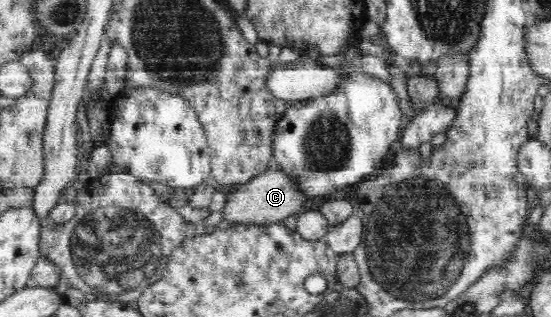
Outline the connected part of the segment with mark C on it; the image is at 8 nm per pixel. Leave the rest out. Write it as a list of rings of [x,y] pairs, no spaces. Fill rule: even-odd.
[[[267,170],[265,173],[256,176],[242,185],[239,192],[231,193],[229,200],[226,200],[224,209],[221,210],[224,218],[234,224],[275,224],[292,214],[300,214],[305,208],[307,197],[299,192],[299,185],[291,180],[285,173],[275,170]]]

